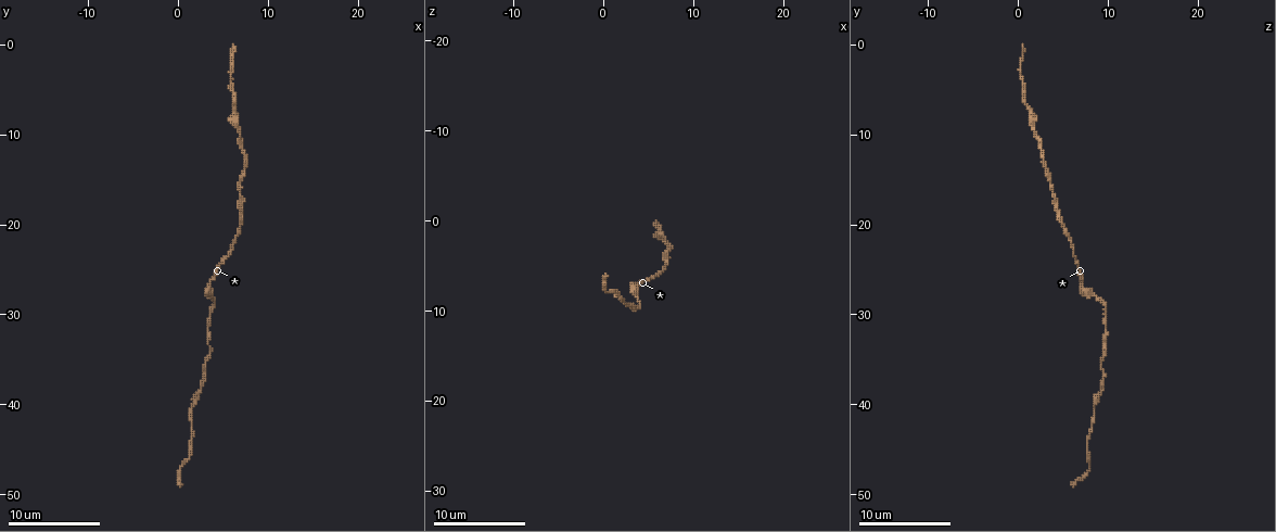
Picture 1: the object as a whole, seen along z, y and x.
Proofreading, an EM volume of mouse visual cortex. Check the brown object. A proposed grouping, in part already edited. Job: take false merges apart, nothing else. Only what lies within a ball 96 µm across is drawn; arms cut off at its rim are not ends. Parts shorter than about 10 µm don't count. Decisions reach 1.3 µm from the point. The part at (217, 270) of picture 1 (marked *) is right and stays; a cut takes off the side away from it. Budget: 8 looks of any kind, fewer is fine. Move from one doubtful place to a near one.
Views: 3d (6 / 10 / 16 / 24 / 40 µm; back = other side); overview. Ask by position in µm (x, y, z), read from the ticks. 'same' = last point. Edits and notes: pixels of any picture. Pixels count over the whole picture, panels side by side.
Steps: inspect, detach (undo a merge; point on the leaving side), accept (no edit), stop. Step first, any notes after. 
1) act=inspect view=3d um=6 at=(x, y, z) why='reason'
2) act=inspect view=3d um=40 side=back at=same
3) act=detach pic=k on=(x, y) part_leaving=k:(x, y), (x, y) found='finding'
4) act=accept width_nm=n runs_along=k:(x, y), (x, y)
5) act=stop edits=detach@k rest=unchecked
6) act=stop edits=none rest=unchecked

act=inspect view=3d um=6 at=(7.0, 17.2, 4.0) why='sudden change in width'

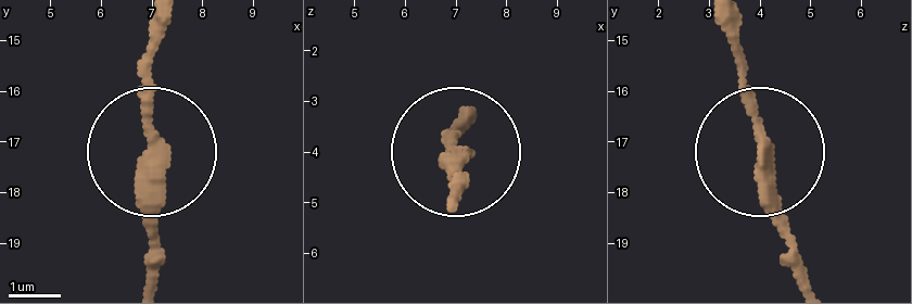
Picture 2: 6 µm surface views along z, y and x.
act=accept width_nm=320 runs_along=2:(808, 279), (738, 24) found='continuous, no second neuron'

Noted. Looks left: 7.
act=inspect view=3d um=10 at=(3.6, 28.2, 8.8) why='calibre changes'

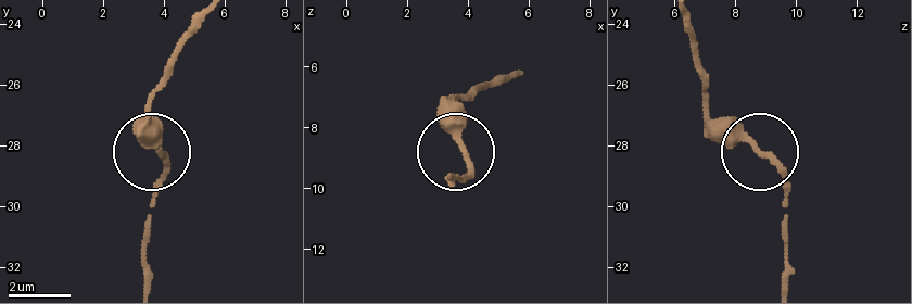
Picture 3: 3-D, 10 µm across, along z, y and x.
act=inspect view=3d um=10 side=back at=(3.9, 28.1, 8.7)

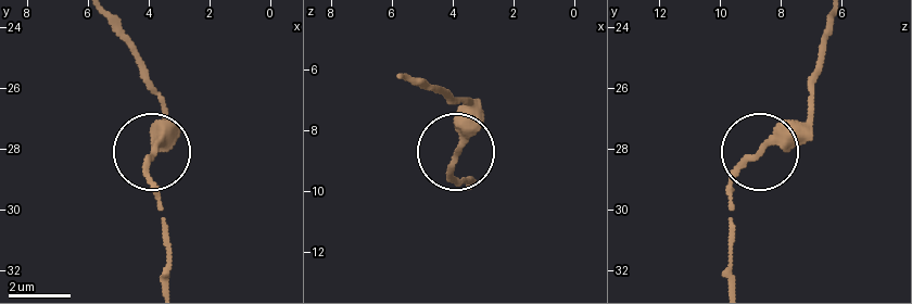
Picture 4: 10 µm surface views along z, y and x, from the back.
act=accept found='all the same neuron'

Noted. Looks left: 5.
act=inspect view=3d um=10 at=(6.2, 21.8, 5.8) why='calibre changes'

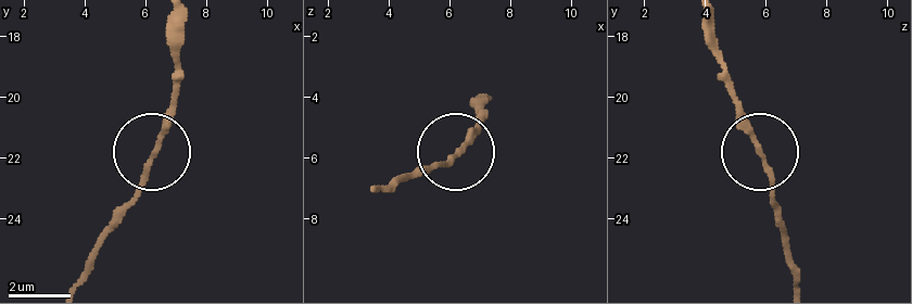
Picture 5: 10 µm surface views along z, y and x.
act=accept runs_along=5:(98, 249), (137, 189), (178, 83) found='all the same neuron'

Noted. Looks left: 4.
act=inspect view=3d um=10 at=(2.8, 37.8, 9.2) why='thick turns thin'

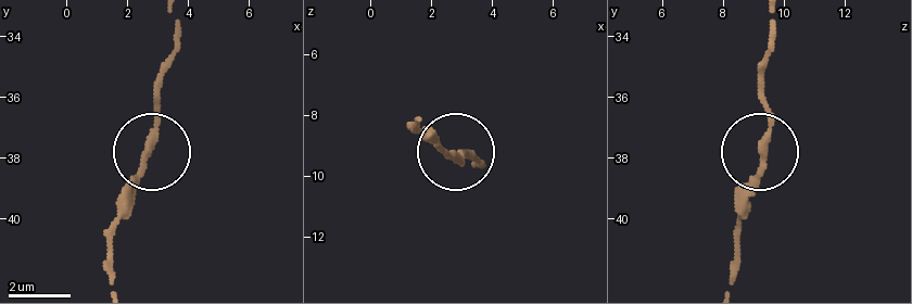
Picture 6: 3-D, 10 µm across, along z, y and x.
act=accept runs_along=6:(771, 22), (760, 84), (768, 139), (739, 214) found='all the same neuron'

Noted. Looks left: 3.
act=stop edits=none rest=unchecked

